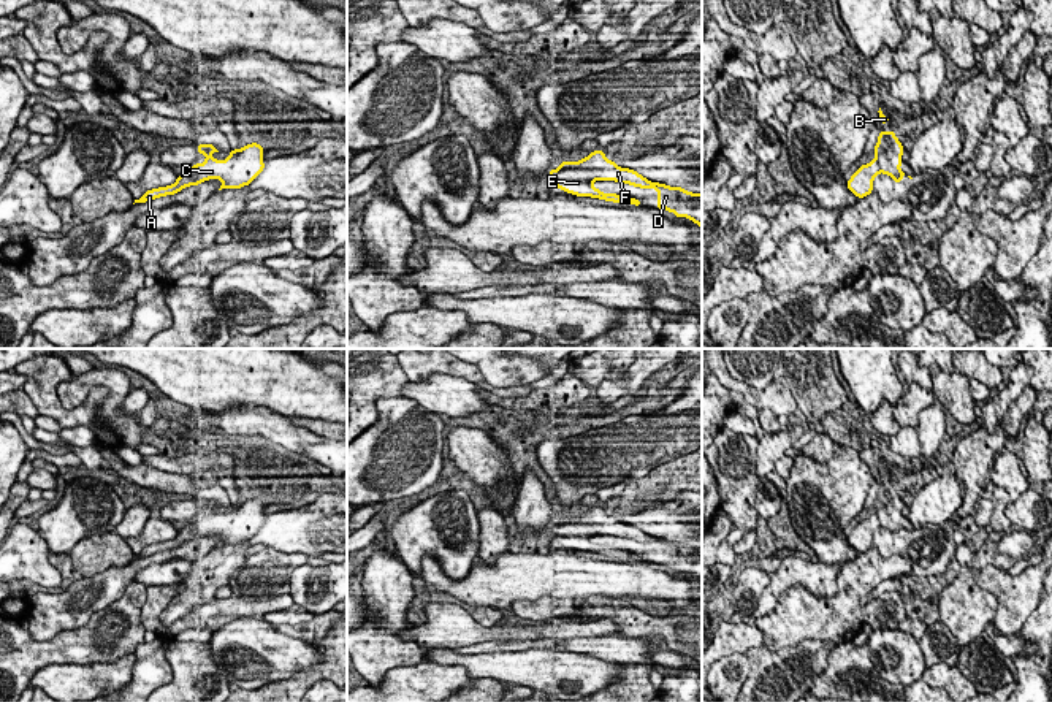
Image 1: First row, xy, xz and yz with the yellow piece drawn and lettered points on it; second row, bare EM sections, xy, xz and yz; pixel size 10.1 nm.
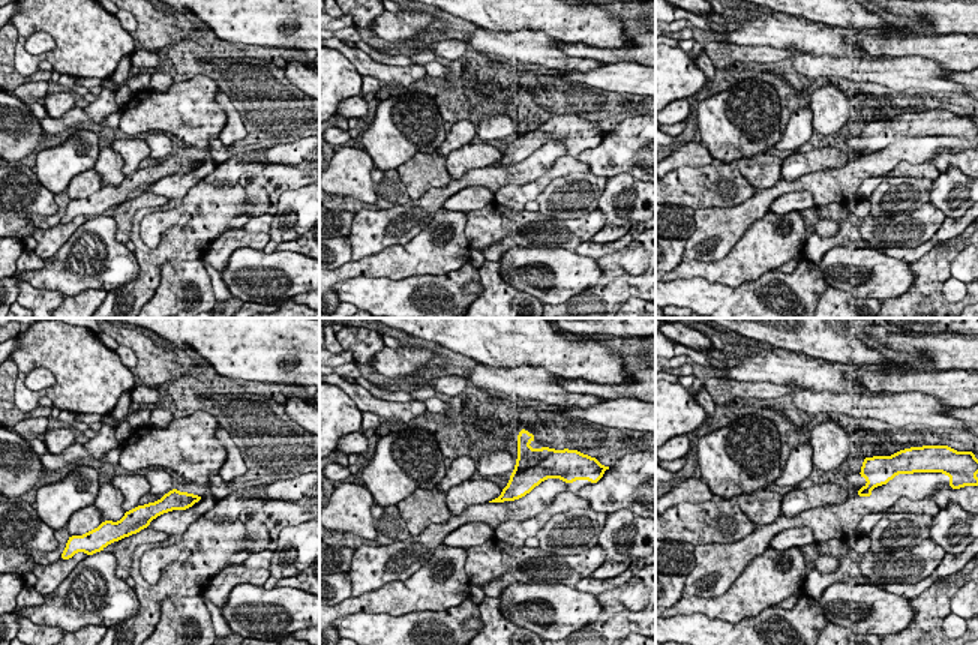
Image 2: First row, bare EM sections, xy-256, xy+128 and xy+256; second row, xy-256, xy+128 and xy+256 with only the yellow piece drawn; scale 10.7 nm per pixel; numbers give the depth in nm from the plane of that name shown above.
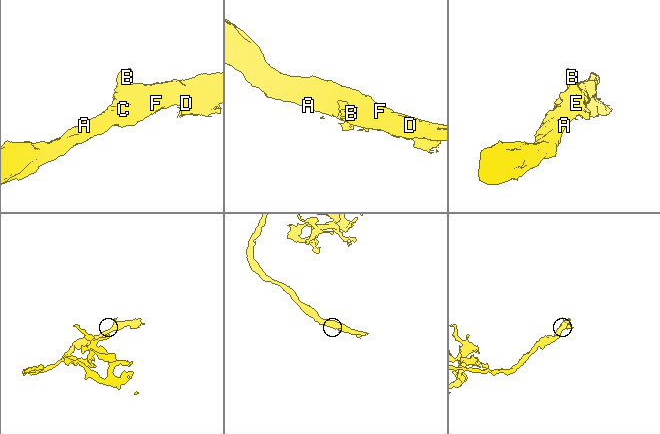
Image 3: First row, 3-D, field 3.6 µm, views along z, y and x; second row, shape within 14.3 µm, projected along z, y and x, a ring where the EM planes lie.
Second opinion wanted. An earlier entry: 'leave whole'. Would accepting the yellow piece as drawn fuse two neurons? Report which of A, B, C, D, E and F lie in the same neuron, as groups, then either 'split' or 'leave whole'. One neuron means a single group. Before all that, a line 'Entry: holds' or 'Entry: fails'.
Entry: holds
A B C D E F; leave whole

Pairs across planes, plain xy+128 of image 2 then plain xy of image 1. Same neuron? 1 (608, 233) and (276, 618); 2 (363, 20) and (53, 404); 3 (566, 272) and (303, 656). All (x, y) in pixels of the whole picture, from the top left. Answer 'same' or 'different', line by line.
1: same
2: same
3: same

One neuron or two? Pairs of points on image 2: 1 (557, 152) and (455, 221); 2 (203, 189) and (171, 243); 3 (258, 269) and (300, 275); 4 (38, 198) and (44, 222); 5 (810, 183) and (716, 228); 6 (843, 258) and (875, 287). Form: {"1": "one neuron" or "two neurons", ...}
{"1": "two neurons", "2": "one neuron", "3": "one neuron", "4": "two neurons", "5": "one neuron", "6": "one neuron"}

